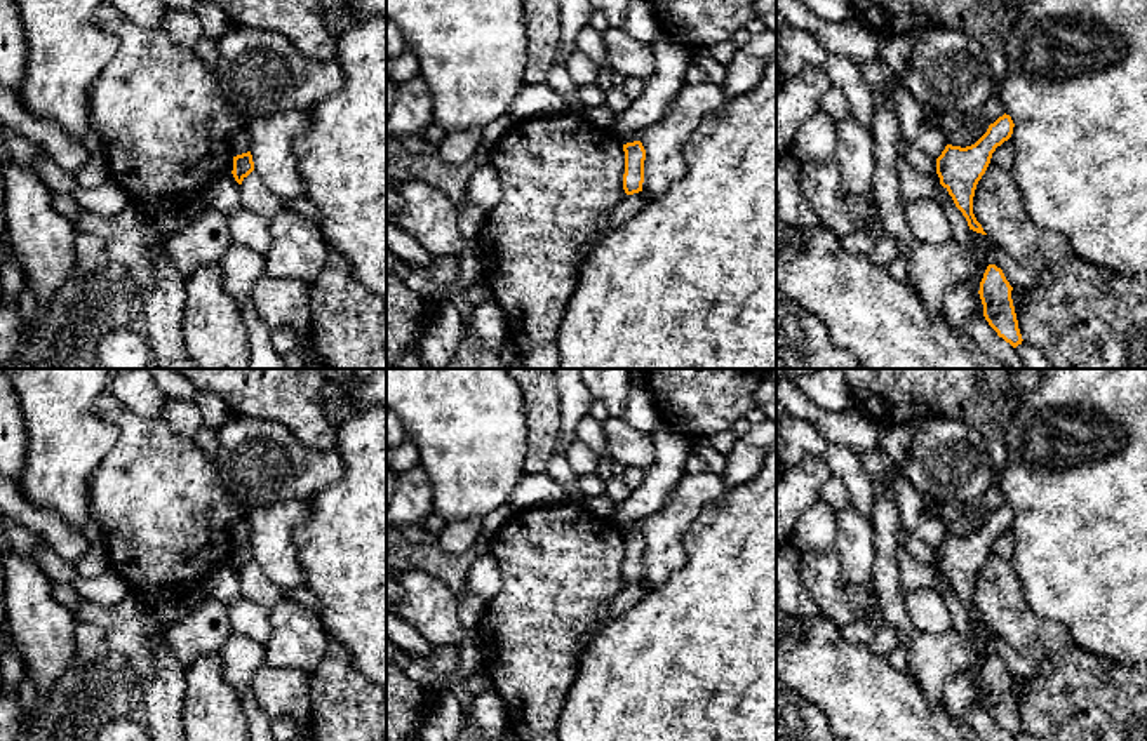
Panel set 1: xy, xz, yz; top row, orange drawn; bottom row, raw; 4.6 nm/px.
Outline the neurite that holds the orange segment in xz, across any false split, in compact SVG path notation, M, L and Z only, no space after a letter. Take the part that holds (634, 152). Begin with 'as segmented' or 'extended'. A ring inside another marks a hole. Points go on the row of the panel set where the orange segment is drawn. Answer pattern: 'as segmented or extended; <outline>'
as segmented; M641 141L623 144L625 174L623 190L627 195L642 191L646 150Z

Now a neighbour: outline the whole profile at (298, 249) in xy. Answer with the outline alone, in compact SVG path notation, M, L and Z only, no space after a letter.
M282 205L270 219L270 237L265 273L275 278L298 278L312 285L329 254L319 223Z

